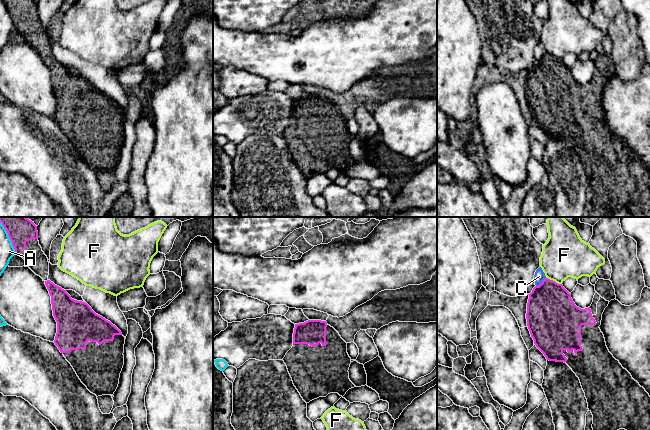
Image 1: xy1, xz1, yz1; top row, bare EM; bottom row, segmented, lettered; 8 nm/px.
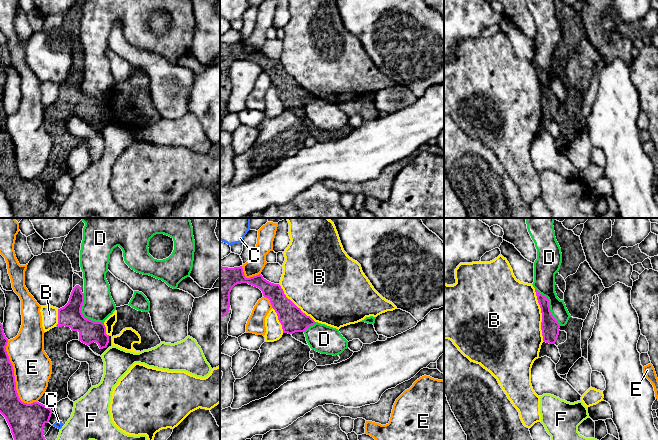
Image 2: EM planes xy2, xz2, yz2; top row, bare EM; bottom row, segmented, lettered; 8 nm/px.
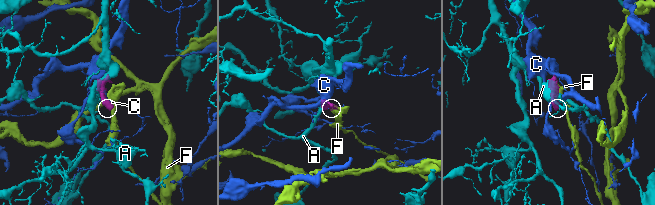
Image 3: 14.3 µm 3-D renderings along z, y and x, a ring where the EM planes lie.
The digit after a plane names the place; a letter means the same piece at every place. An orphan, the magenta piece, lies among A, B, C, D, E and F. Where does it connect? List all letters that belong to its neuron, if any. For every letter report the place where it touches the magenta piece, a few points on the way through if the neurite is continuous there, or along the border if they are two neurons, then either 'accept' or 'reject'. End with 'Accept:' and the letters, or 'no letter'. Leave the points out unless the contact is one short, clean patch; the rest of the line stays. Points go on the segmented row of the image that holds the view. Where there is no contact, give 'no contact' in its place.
A: contact xy1 (9, 237); reject
B: contact yz2 (542, 315); reject
C: contact yz1 (542, 282); reject
D: contact xy2 (82, 314); reject
E: contact xy2 (14, 378); reject
F: contact yz1 (554, 281); border yz1 (546, 277), (561, 284); reject
Accept: no letter

